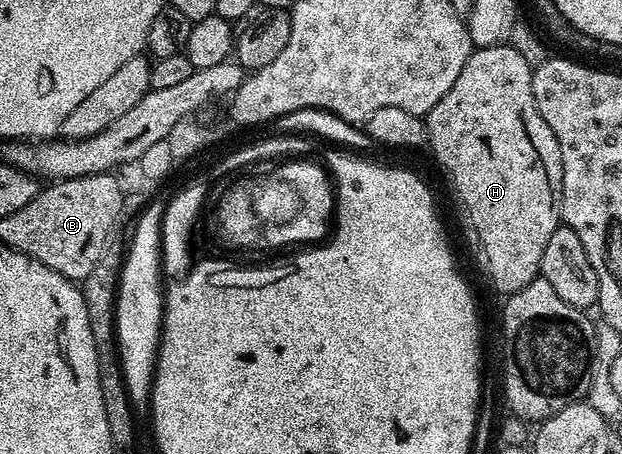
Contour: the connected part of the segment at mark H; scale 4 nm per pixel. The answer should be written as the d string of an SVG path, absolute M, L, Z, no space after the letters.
M499 43L493 47L478 47L473 50L472 55L462 65L462 73L458 73L458 81L450 85L450 93L434 105L426 116L426 143L432 146L432 155L448 170L452 183L456 186L456 195L464 202L472 223L476 226L476 235L480 238L480 247L484 250L484 259L488 262L488 275L492 283L501 291L504 297L513 295L518 289L526 289L530 281L534 281L540 275L540 262L542 253L546 250L546 241L550 241L550 233L561 226L560 218L560 186L562 185L562 153L558 149L558 137L550 130L550 125L542 121L542 113L538 113L538 105L534 101L534 89L532 88L532 73L534 67L526 61L518 49L511 45Z

